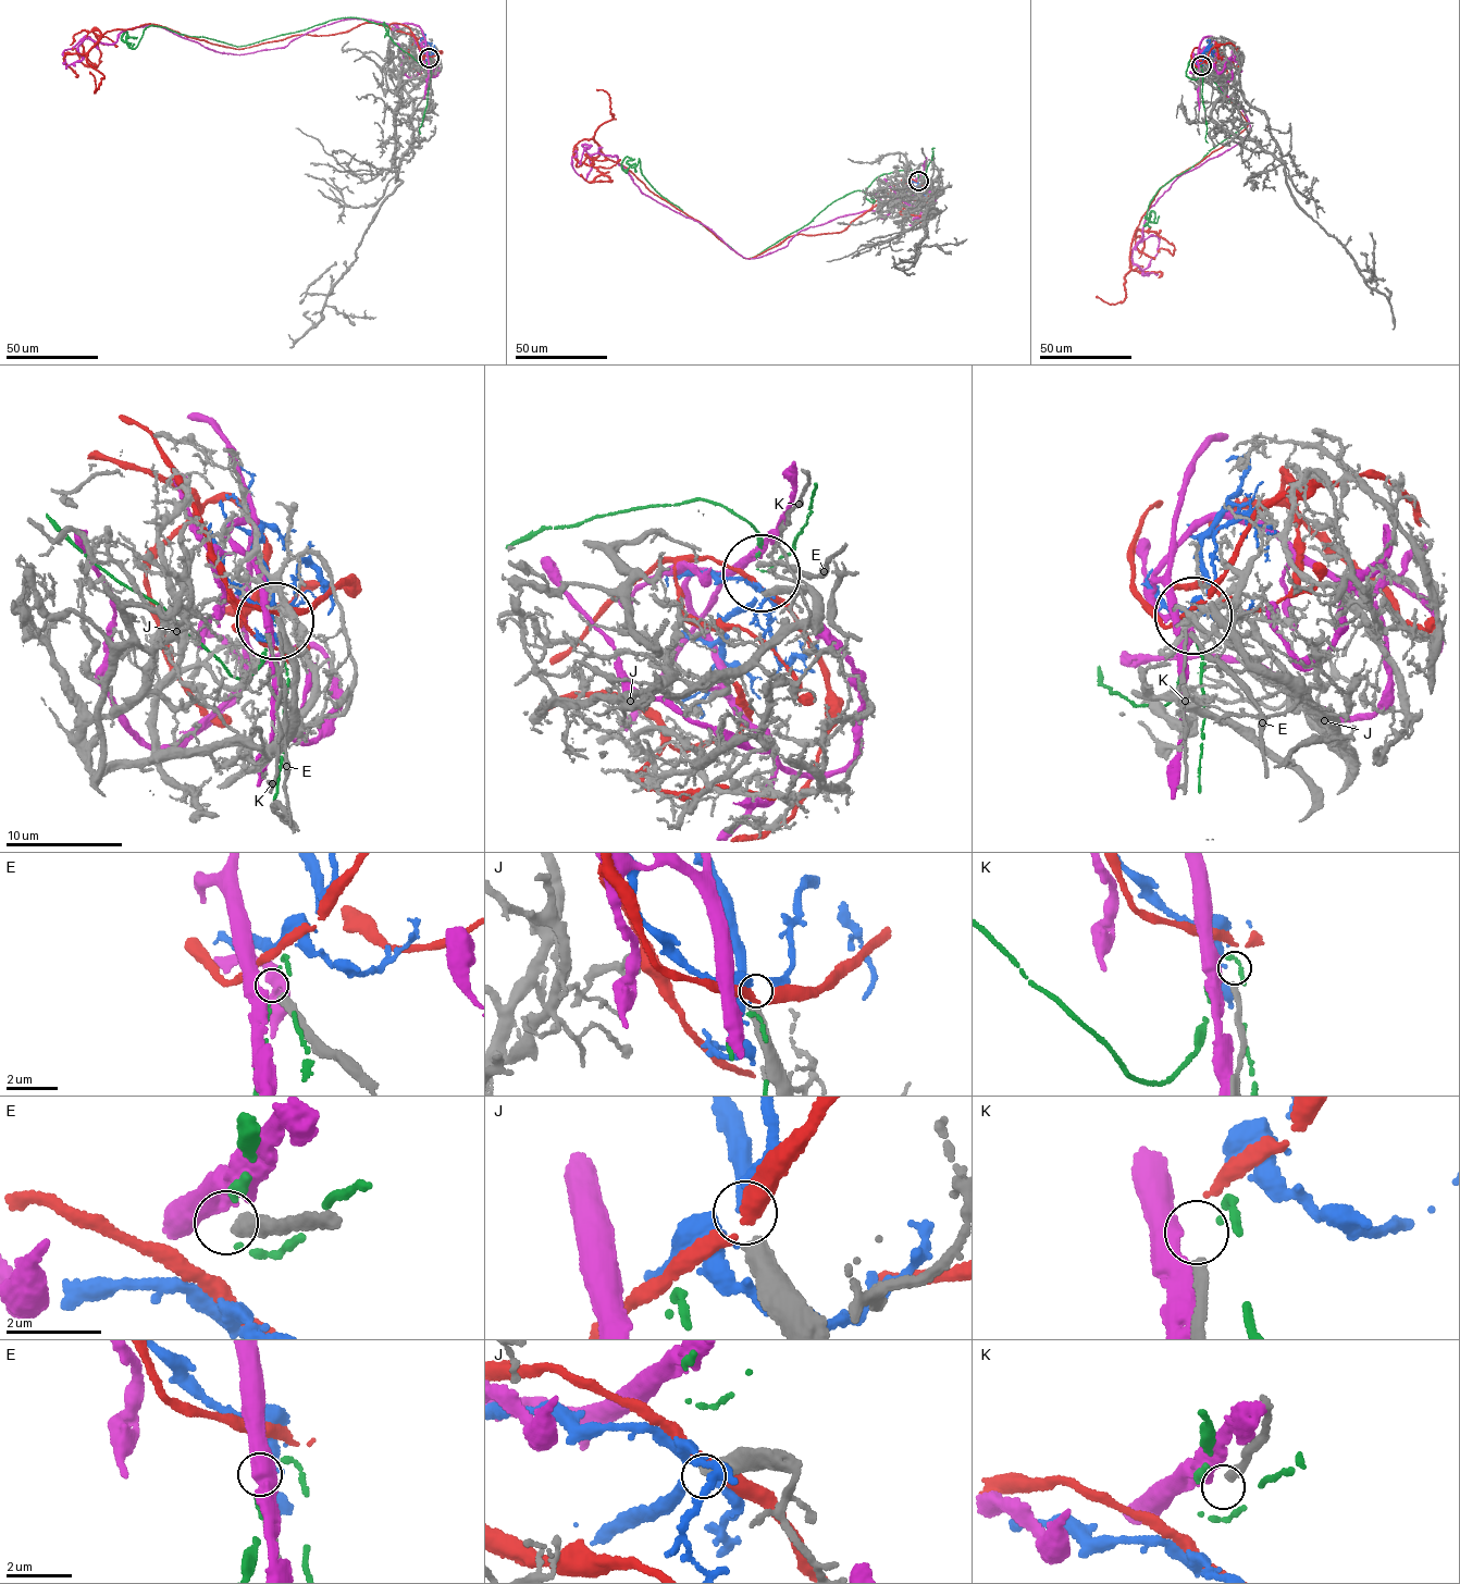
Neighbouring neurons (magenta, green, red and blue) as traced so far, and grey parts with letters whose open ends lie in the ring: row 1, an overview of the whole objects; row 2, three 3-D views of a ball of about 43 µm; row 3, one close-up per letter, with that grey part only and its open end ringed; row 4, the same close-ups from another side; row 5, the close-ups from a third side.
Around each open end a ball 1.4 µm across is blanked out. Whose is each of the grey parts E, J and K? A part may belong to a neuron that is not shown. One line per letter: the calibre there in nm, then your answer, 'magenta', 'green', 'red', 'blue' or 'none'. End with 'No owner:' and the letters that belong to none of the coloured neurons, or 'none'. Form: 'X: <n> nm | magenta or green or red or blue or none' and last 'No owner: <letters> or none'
E: 360 nm | none
J: 440 nm | blue
K: 220 nm | none
No owner: E, K

